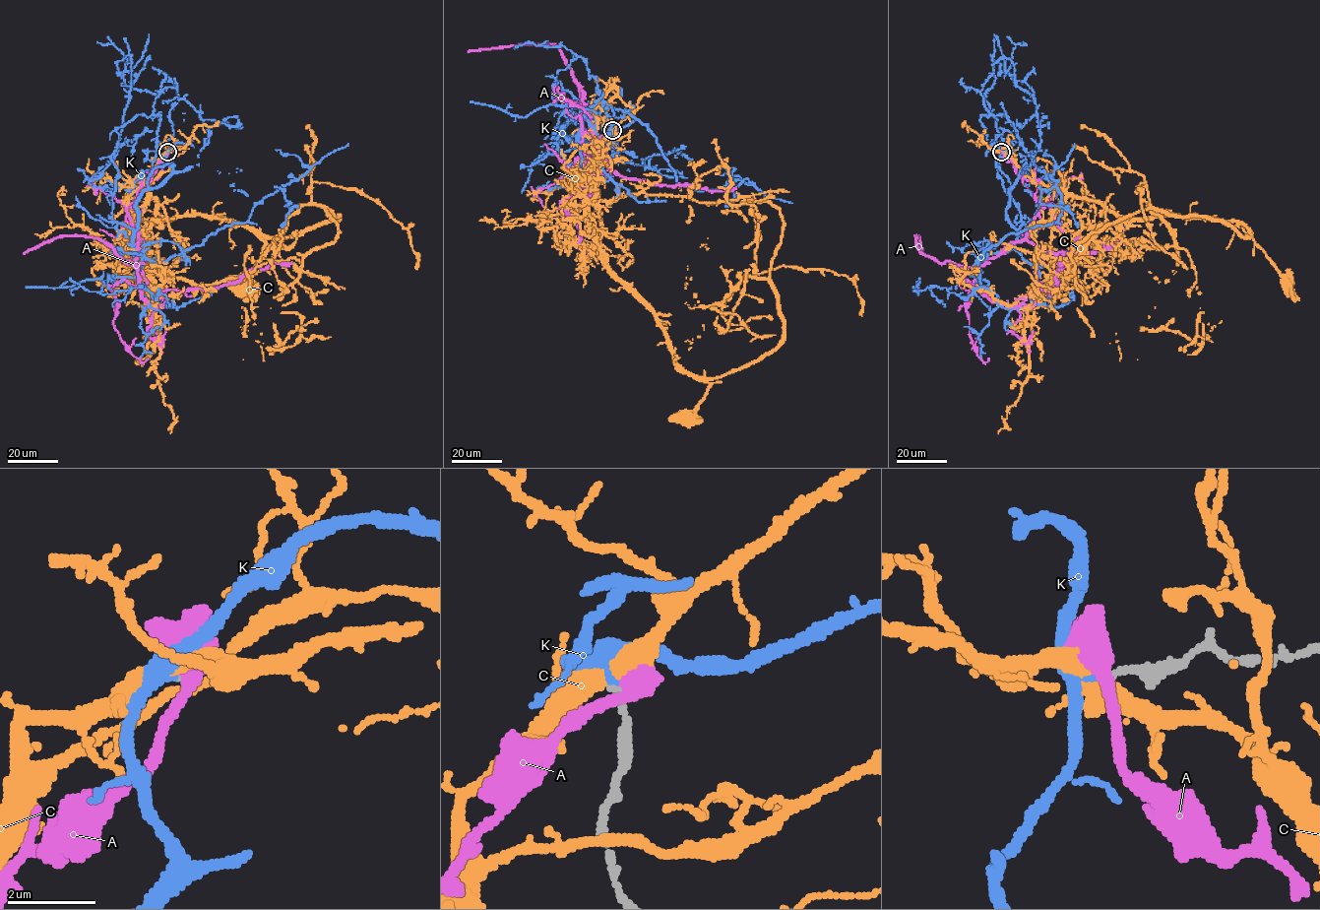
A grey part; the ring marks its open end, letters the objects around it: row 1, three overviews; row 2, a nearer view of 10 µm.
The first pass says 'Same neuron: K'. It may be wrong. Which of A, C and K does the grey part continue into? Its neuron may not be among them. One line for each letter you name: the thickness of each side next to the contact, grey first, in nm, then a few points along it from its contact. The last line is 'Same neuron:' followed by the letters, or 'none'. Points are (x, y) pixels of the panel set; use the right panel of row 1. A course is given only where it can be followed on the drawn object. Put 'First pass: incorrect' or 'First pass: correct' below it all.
K: 130 nm thick on the grey side, 280 nm on the other; it runs (1001, 151), (1006, 220), (1018, 229), (998, 173), (1007, 149), (984, 97), (991, 55), (1049, 127)
Same neuron: K
First pass: correct

